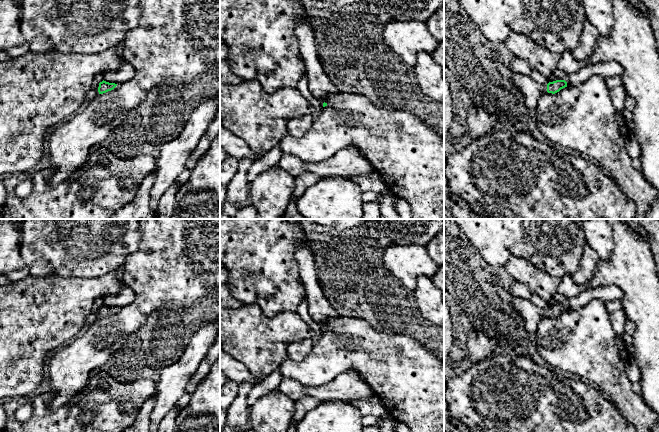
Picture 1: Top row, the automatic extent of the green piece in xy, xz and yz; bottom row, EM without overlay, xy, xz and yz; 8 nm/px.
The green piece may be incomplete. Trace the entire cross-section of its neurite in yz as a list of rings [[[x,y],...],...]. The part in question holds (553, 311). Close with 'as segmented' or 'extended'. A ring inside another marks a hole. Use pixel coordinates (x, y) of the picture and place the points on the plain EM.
[[[516,297],[513,298],[512,304],[516,312],[522,317],[524,327],[529,333],[535,333],[539,322],[547,316],[555,318],[567,311],[567,306],[565,304],[556,304],[545,309],[536,306],[526,299]]] | extended

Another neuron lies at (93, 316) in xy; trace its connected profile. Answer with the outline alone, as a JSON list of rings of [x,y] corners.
[[[98,297],[95,302],[94,302],[94,306],[89,314],[89,316],[87,317],[87,325],[91,325],[93,324],[98,318],[98,311],[99,311],[99,307],[103,305],[103,297]]]

